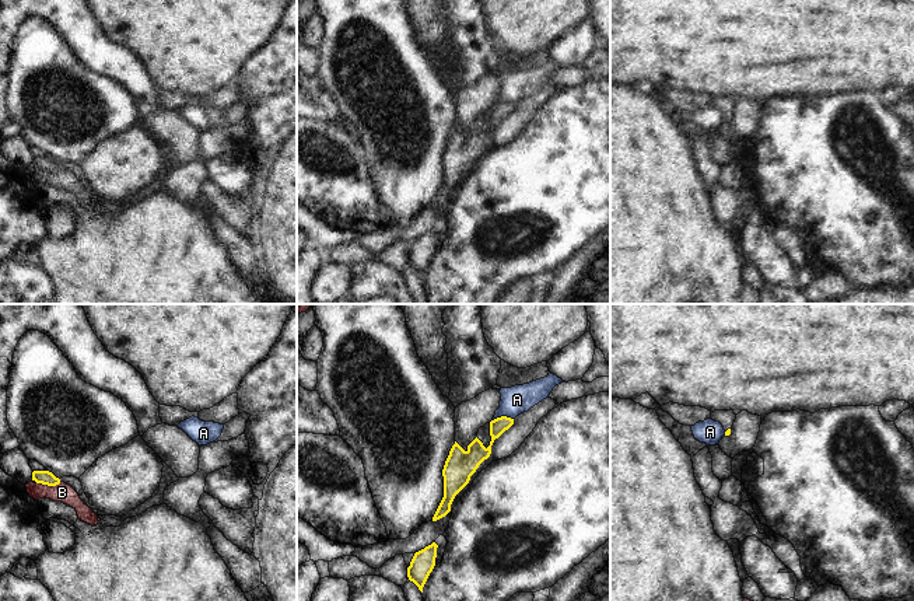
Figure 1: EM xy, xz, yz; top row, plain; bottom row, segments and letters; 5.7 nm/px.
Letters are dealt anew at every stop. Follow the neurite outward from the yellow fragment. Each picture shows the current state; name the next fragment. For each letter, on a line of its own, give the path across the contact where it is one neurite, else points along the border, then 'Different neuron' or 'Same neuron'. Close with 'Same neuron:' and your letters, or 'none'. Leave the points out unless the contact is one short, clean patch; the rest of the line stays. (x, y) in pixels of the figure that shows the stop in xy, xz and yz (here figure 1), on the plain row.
A: Boundary: xz (512, 104), (497, 102), (493, 107). Different neuron
B: Different neuron
Same neuron: none.

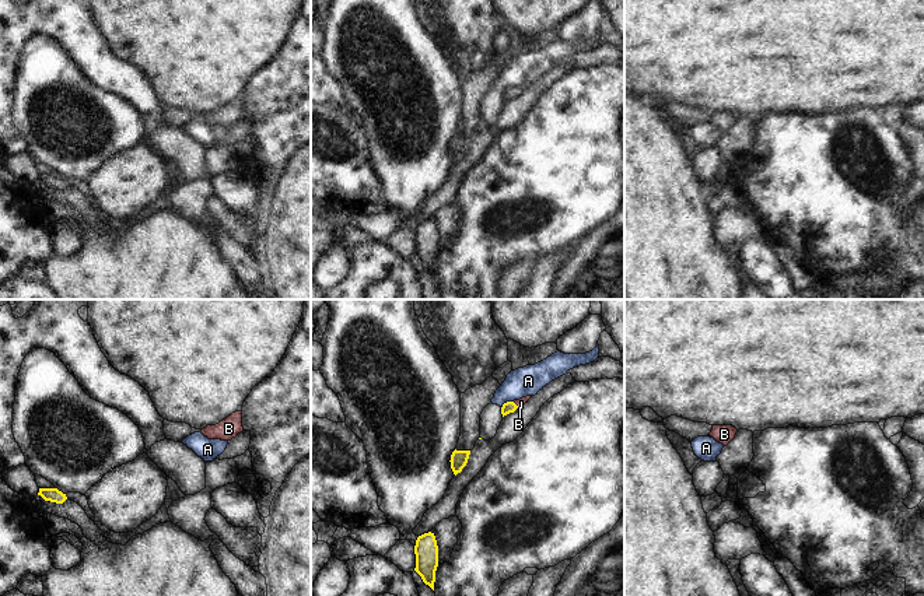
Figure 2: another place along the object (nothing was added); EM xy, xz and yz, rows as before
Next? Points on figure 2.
A: Boundary: xz (513, 87), (507, 87), (501, 94). Different neuron
B: Path across: xz (507, 94), (517, 93), (521, 88). Same neuron
Same neuron: B.

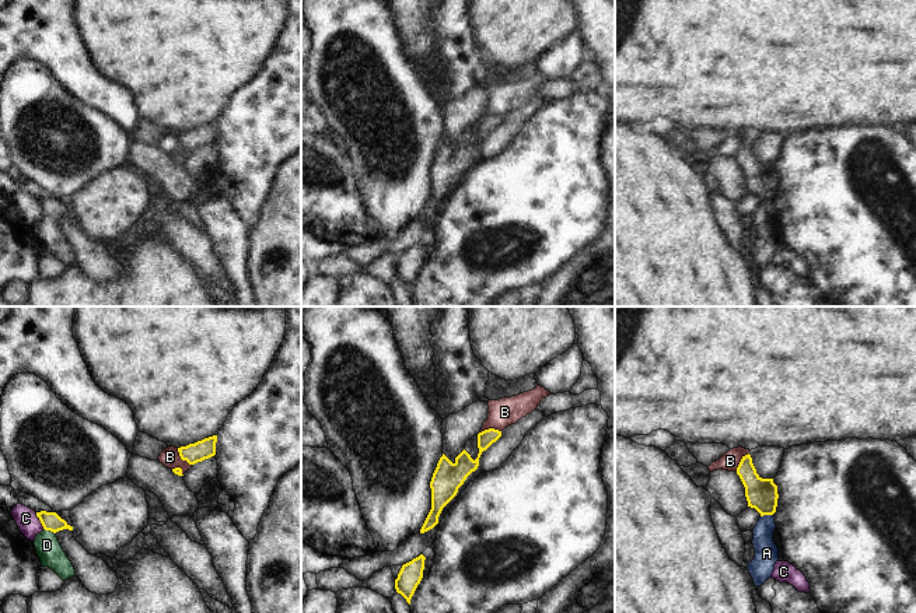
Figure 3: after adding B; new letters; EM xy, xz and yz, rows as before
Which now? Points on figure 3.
A: Boundary: yz (772, 200), (761, 203). Different neuron
B: Different neuron
C: Boundary: xy (35, 199), (44, 214). Different neuron
D: Path across: xy (51, 207), (49, 216), (46, 231). Same neuron
Same neuron: D.

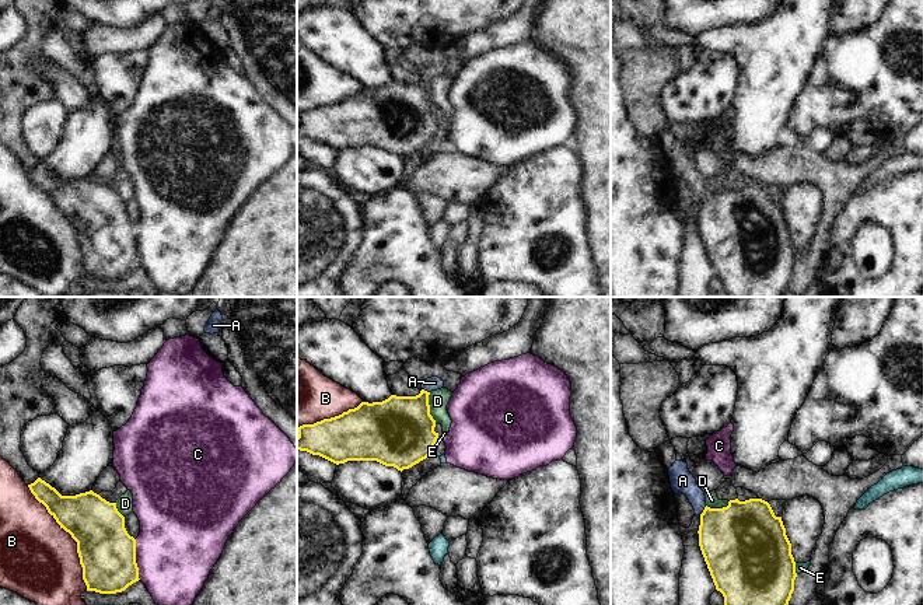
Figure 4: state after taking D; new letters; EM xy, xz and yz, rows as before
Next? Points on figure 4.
A: Path across: yz (736, 226), (703, 196), (694, 178), (682, 167). Same neuron
B: Different neuron
C: Boundary: xy (135, 226), (135, 248), (140, 265). Different neuron
D: Boundary: xz (429, 79), (429, 100), (436, 109). Different neuron
E: Different neuron
Same neuron: A.

